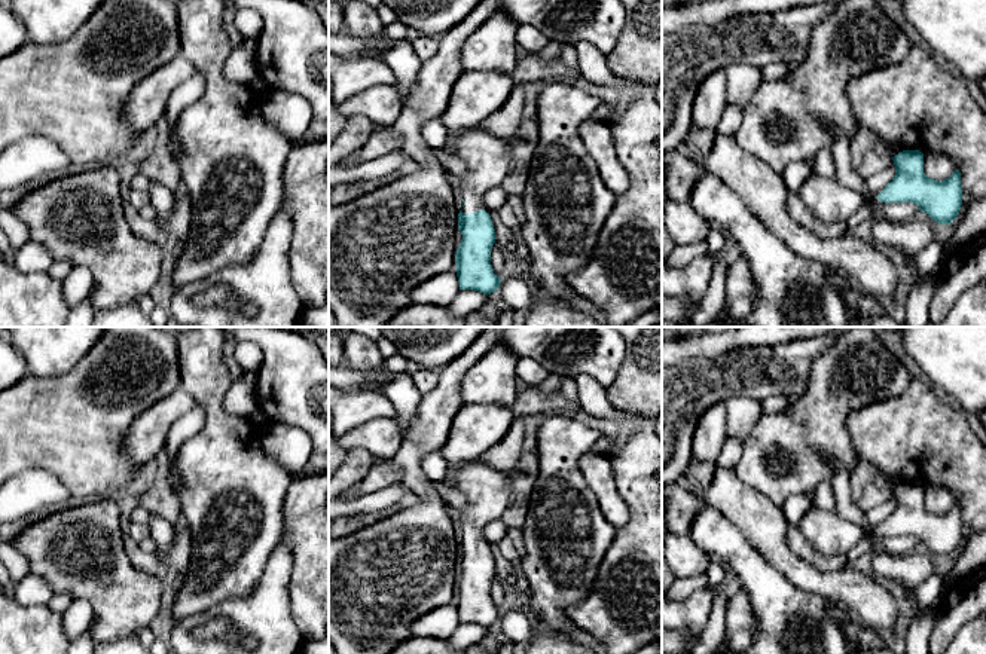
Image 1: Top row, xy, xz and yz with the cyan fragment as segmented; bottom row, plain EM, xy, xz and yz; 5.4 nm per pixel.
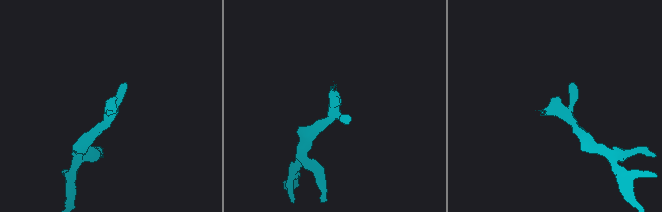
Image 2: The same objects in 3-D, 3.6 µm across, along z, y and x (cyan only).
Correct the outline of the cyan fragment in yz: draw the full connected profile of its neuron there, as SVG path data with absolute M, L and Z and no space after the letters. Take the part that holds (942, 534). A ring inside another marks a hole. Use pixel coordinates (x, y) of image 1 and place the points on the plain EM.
M903 483L892 490L895 508L877 528L885 537L912 535L919 544L927 545L940 557L950 557L959 547L962 538L961 505L958 502L937 514L924 505L924 486L919 483Z

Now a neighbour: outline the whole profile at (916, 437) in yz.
M913 379L904 392L852 412L846 418L846 431L858 458L873 465L880 476L922 486L944 485L961 505L962 525L973 532L986 528L986 447L976 437L965 416L946 400L938 398L932 386Z

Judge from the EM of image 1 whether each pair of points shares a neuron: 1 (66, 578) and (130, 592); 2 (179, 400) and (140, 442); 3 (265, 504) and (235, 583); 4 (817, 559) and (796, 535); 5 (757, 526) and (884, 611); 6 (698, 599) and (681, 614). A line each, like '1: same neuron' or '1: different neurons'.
1: same neuron
2: same neuron
3: same neuron
4: same neuron
5: same neuron
6: same neuron

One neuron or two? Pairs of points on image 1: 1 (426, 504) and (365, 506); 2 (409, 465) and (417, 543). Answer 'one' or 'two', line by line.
1: two
2: one

